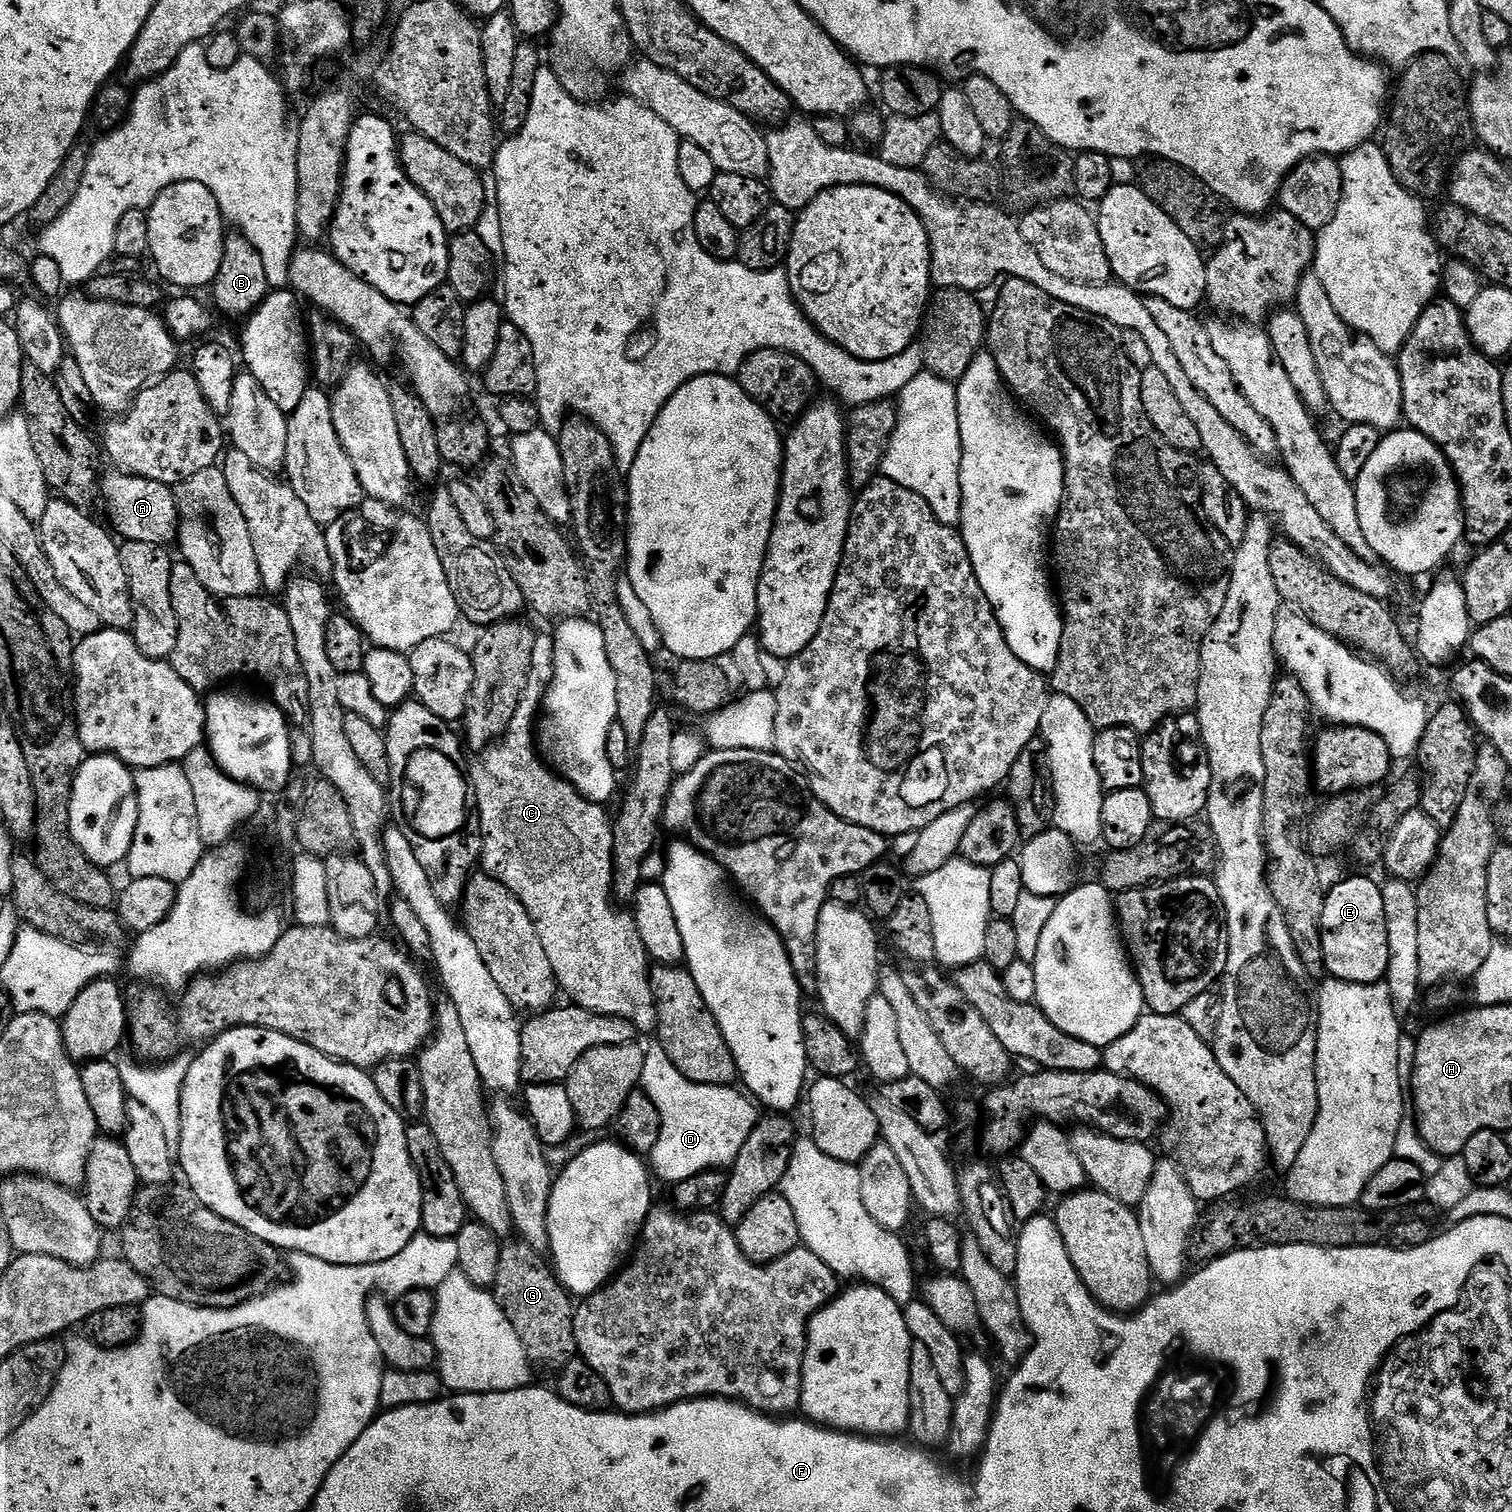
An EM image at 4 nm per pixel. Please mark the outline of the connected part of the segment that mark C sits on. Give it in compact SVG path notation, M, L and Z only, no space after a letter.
M546 634L537 635L534 642L533 650L533 666L530 670L529 681L526 683L525 693L522 694L521 701L518 702L518 708L514 711L514 716L510 718L508 729L503 736L492 742L479 753L480 760L471 761L470 764L470 788L474 793L474 808L480 811L480 828L478 824L478 860L482 865L483 871L489 876L493 876L498 882L502 882L502 886L506 886L506 890L510 890L522 902L522 906L526 906L526 910L530 914L530 918L534 922L534 926L538 930L538 938L542 938L542 946L546 950L546 958L550 958L550 966L556 975L556 982L561 993L564 992L569 996L571 1003L577 1008L585 1008L594 1014L602 1014L603 1016L614 1016L616 1018L626 1018L626 1022L630 1022L636 1028L637 1033L649 1034L655 1033L656 1030L656 999L652 993L652 987L648 981L650 975L650 957L646 946L642 946L642 938L638 934L638 926L636 925L635 915L631 911L619 912L618 909L612 908L614 905L614 897L612 894L612 859L614 858L614 830L612 829L614 820L608 816L608 808L602 804L595 804L592 800L587 800L586 797L576 789L569 780L565 780L563 776L557 774L545 761L542 759L538 751L538 736L534 731L534 721L537 719L538 713L541 711L544 695L548 692L548 687L552 681L554 674L554 656L555 648L552 636Z

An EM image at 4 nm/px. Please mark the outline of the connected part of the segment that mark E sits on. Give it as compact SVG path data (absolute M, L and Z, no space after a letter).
M1352 876L1327 889L1320 919L1322 954L1327 975L1348 984L1378 984L1388 975L1390 942L1386 938L1386 906L1382 906L1382 887L1368 876Z

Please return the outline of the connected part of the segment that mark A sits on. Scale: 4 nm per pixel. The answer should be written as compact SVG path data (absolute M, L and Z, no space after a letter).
M105 471L102 476L102 504L104 500L108 507L111 531L124 540L171 545L171 540L173 543L177 539L180 527L180 505L176 503L175 491L169 485L150 478L111 471Z

